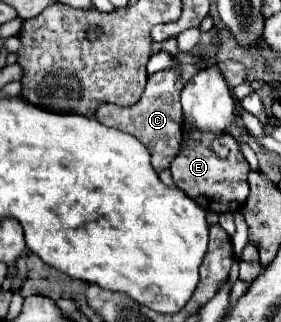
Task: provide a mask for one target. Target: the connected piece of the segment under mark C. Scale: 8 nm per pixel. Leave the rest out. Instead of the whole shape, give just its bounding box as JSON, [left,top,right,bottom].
[95,65,199,171]

